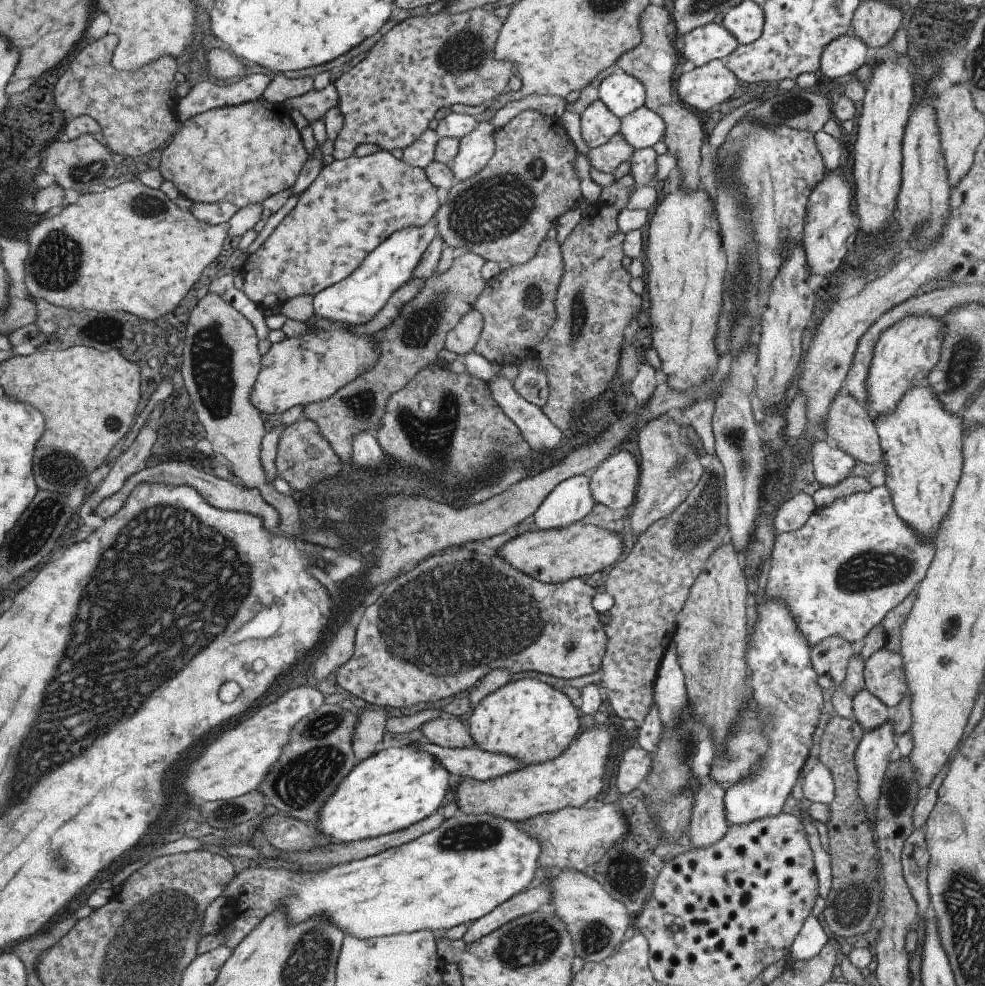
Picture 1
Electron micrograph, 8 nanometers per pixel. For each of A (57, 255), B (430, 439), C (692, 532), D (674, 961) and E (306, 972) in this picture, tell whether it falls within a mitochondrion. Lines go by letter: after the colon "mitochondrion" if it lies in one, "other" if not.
A: mitochondrion
B: mitochondrion
C: mitochondrion
D: other
E: mitochondrion

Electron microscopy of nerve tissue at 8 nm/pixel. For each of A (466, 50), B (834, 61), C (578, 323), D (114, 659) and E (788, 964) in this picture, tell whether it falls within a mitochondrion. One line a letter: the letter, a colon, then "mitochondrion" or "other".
A: mitochondrion
B: other
C: mitochondrion
D: mitochondrion
E: other

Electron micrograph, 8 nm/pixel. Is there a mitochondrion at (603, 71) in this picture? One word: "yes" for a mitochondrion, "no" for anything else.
no

